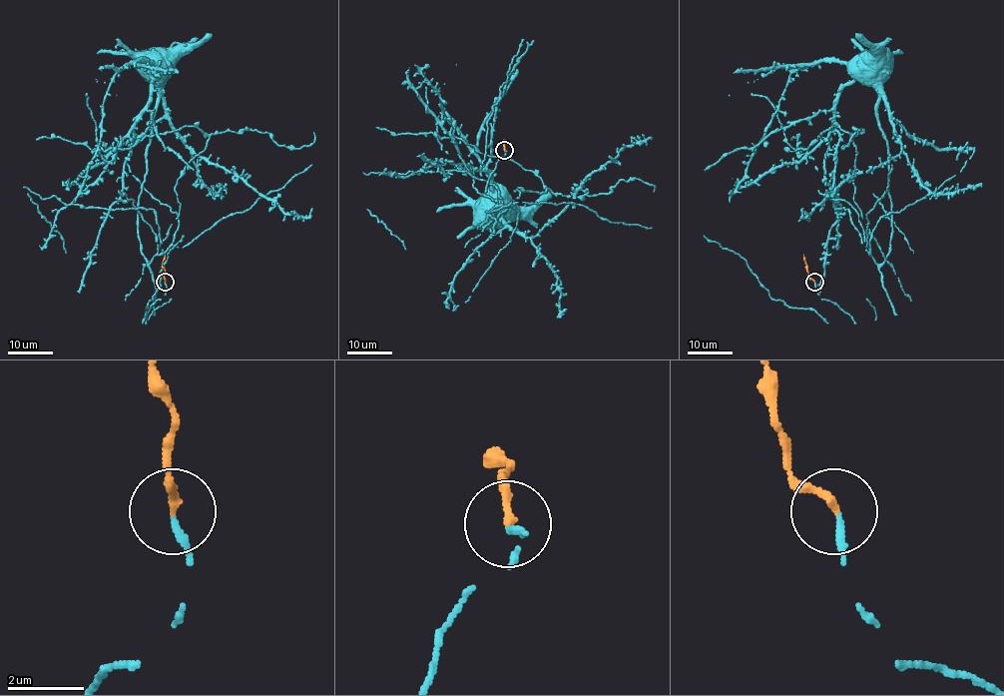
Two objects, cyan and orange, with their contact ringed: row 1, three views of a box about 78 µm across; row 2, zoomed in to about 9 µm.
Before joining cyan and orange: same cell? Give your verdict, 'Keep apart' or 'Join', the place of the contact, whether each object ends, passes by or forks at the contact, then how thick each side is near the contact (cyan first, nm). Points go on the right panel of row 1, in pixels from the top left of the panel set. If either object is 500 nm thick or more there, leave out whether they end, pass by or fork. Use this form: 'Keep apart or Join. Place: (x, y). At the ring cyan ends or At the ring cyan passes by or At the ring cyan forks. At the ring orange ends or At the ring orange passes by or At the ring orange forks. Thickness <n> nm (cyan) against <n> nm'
Join. Place: (814, 282). At the ring cyan ends. At the ring orange ends. Thickness 180 nm (cyan) against 200 nm

